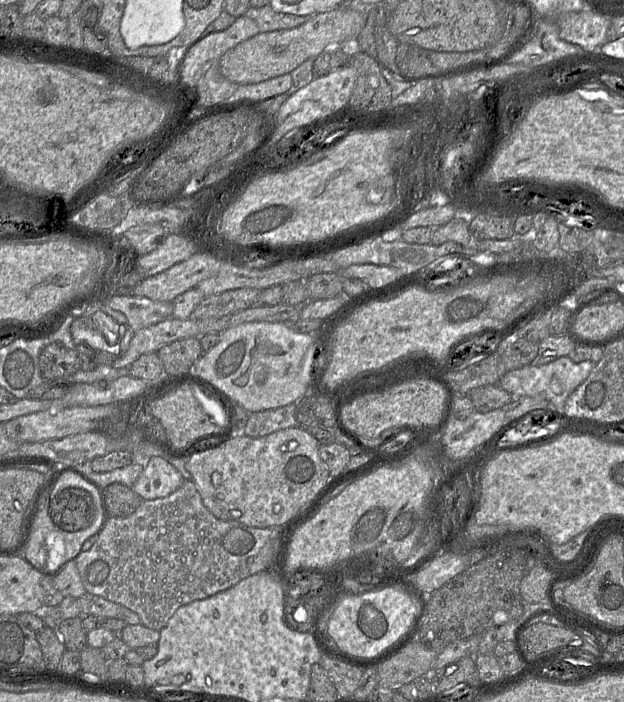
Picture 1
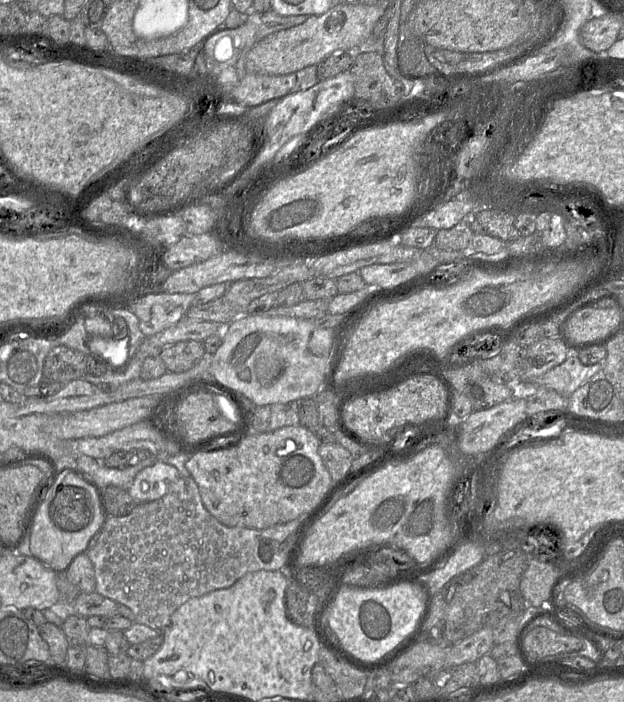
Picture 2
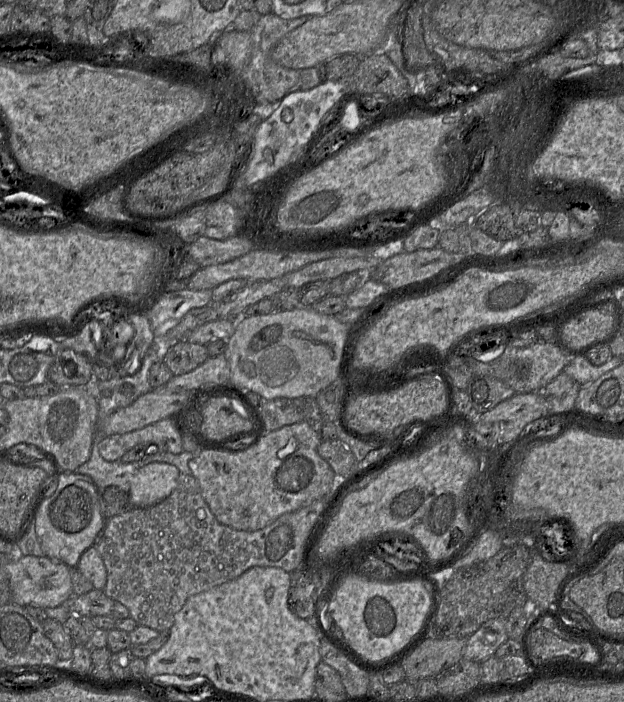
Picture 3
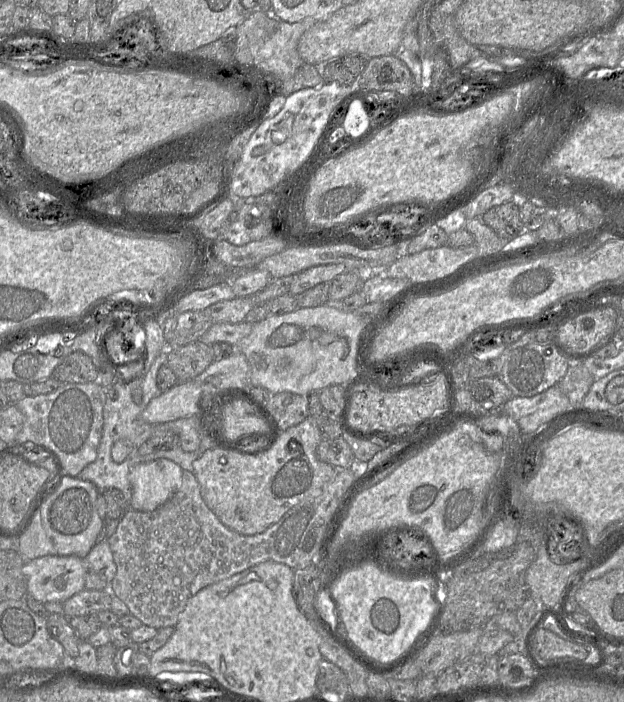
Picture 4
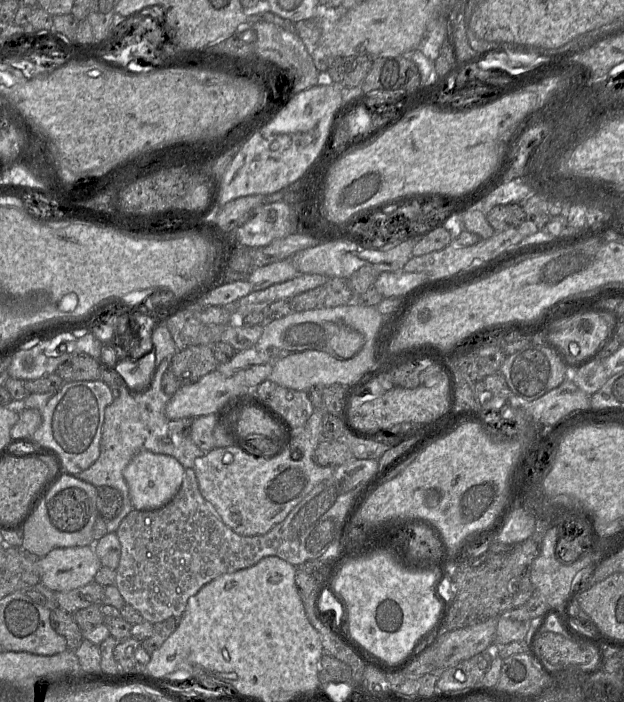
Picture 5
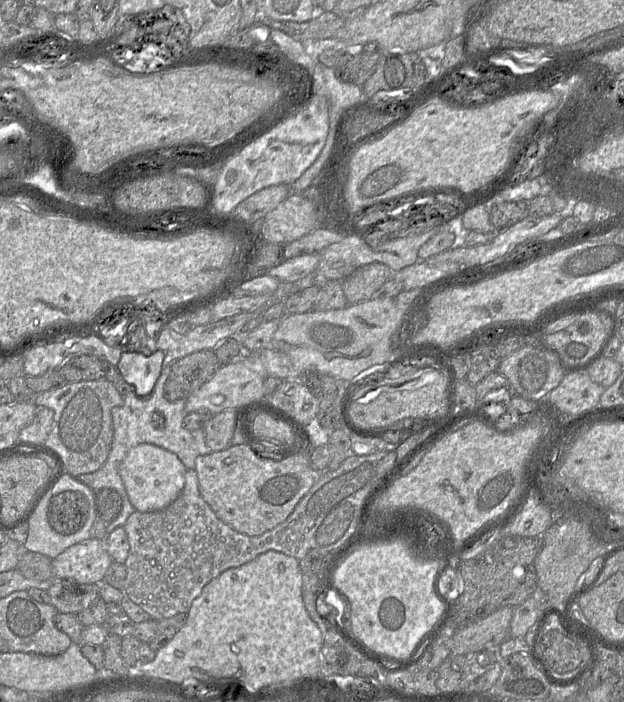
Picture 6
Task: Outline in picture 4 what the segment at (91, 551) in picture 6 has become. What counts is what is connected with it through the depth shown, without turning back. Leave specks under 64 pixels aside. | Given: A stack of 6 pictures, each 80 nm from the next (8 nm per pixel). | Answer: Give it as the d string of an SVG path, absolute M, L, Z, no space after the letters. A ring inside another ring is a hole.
M47 555L25 561L22 567L22 573L26 579L27 595L41 603L63 603L85 589L87 571L85 559L77 556Z

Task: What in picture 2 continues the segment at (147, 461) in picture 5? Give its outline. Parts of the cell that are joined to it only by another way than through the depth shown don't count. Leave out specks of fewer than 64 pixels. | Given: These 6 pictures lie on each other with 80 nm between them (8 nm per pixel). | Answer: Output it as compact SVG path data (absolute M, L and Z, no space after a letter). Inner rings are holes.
M156 461L136 475L127 491L137 504L155 501L162 498L170 484L179 477L180 473L174 466Z

